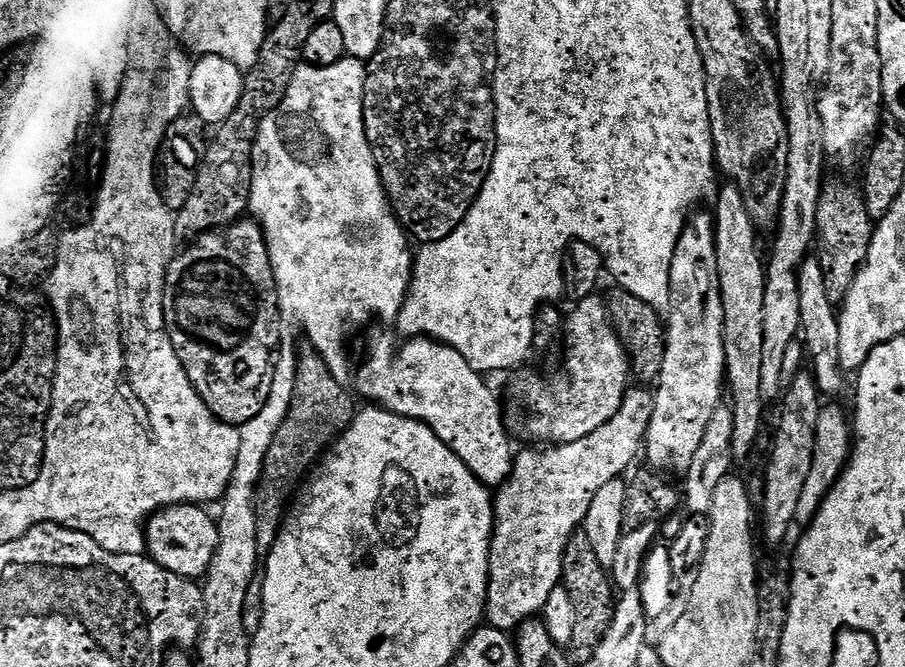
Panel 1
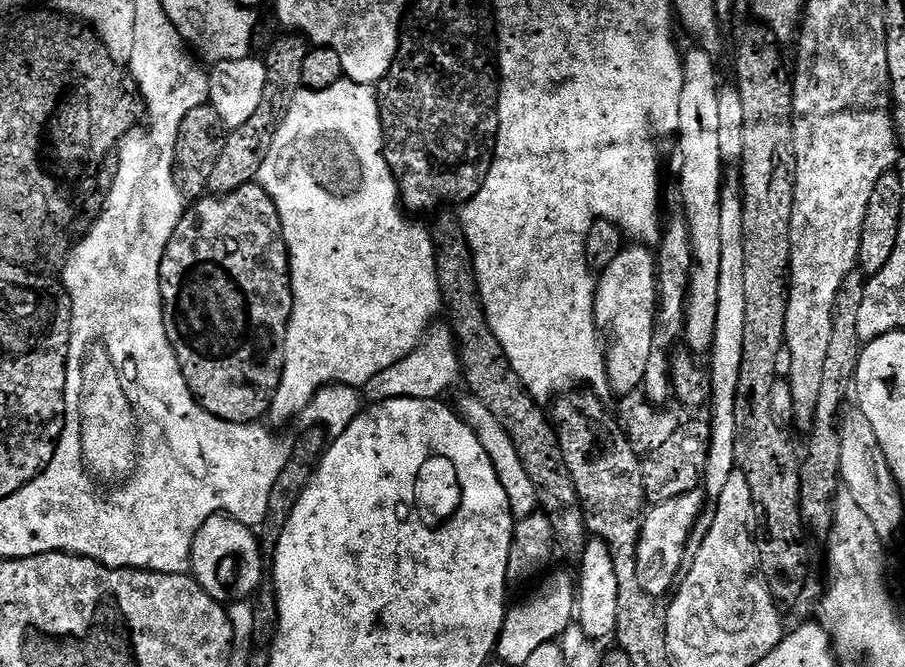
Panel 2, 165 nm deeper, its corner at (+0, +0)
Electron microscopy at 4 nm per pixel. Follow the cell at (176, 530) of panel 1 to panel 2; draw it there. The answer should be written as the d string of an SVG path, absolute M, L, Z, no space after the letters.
M221 514L210 517L194 538L191 575L204 587L206 594L210 594L210 598L214 598L222 605L228 606L233 602L247 601L252 598L248 596L254 595L259 590L260 583L266 580L266 556L263 556L265 553L262 551L257 533L255 536L252 532L255 531L249 525L242 524L227 514Z

